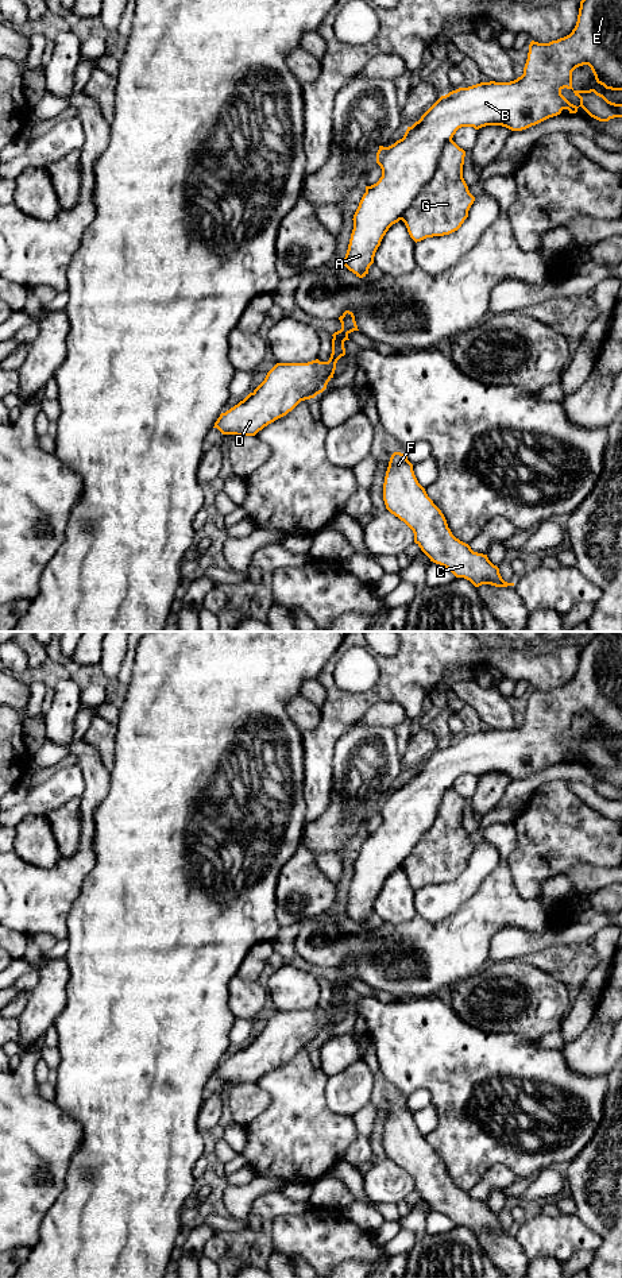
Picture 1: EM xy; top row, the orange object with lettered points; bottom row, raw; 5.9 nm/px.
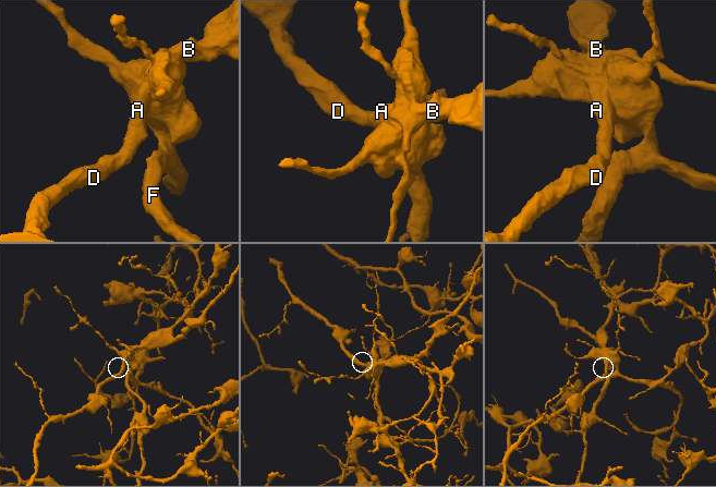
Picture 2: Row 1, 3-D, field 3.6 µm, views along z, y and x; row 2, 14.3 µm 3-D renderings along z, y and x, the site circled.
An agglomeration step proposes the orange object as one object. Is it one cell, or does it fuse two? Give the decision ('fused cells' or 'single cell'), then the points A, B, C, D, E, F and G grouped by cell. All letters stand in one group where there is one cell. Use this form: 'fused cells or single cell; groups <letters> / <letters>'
fused cells; groups A B D E / C F G

